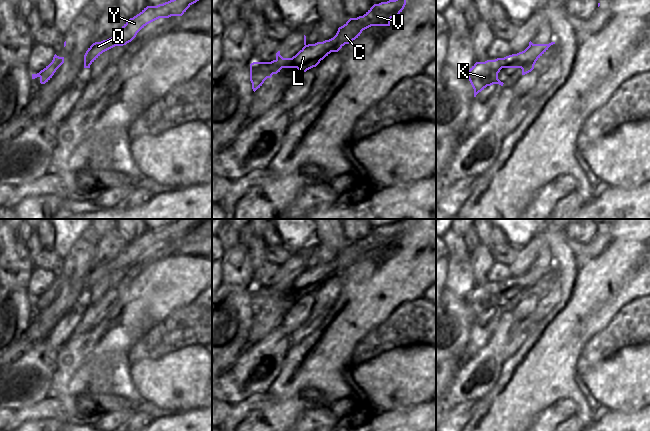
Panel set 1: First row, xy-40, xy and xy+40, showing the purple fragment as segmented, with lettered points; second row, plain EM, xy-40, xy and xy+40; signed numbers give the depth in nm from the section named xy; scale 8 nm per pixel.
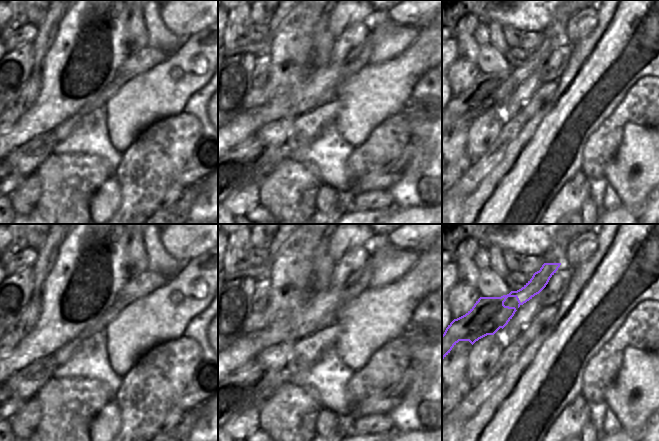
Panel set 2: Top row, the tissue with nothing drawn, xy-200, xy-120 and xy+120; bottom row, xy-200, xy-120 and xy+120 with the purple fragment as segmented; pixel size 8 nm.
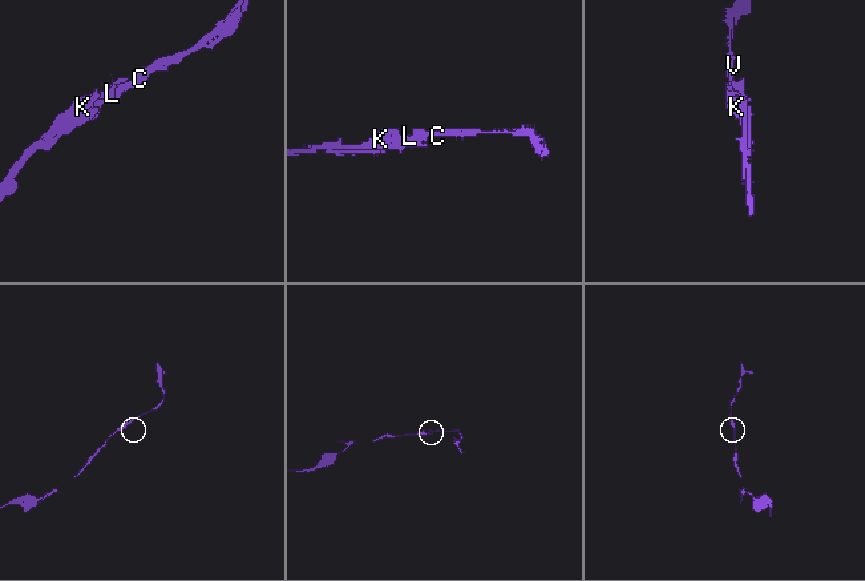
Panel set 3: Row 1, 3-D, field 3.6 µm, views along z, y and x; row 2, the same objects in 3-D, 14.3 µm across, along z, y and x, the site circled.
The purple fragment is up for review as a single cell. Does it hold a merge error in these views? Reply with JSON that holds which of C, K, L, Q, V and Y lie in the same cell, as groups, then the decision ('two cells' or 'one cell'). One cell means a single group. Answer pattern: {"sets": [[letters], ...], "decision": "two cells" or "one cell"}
{"sets": [["C", "L", "Q", "V", "Y"], ["K"]], "decision": "two cells"}

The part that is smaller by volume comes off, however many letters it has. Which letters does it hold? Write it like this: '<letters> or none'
C, L, Q, V, Y

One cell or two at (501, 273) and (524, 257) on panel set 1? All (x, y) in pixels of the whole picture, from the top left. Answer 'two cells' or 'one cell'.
two cells

